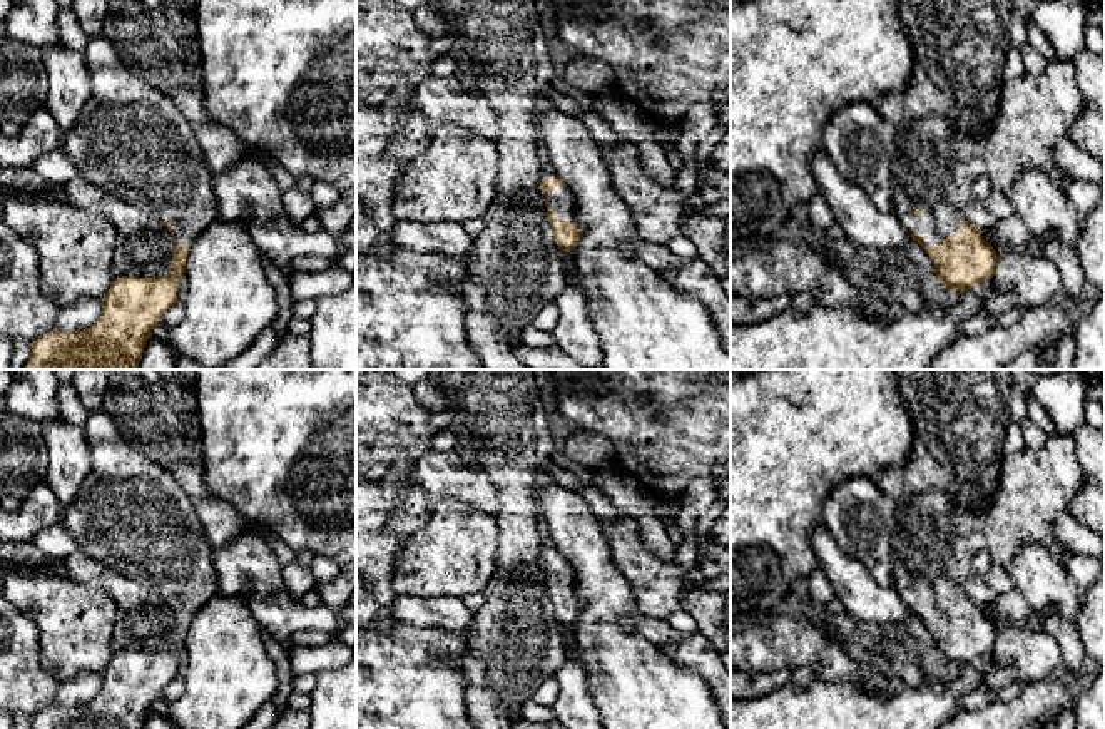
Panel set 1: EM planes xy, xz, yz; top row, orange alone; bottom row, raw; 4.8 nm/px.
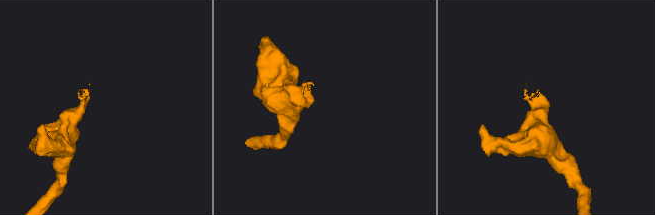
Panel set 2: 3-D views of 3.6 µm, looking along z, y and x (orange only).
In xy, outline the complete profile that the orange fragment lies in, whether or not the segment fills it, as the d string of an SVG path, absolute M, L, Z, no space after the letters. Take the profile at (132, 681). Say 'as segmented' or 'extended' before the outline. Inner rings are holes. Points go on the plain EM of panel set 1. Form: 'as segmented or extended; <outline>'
extended; M104 408L90 413L84 433L92 468L77 498L65 507L62 525L79 542L82 553L127 579L159 585L174 614L172 637L162 652L114 654L90 702L72 707L53 704L32 716L30 729L142 729L154 701L177 675L191 617L217 594L212 545L181 485L135 451Z

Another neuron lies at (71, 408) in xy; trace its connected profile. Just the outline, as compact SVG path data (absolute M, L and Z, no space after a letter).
M72 385L59 386L57 406L60 411L60 420L72 423L72 425L79 425L82 428L85 426L92 413L80 403L79 395Z

